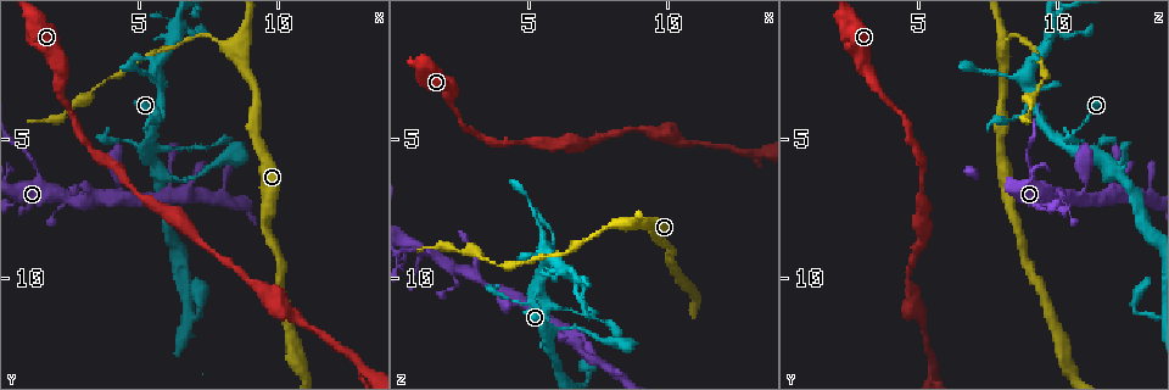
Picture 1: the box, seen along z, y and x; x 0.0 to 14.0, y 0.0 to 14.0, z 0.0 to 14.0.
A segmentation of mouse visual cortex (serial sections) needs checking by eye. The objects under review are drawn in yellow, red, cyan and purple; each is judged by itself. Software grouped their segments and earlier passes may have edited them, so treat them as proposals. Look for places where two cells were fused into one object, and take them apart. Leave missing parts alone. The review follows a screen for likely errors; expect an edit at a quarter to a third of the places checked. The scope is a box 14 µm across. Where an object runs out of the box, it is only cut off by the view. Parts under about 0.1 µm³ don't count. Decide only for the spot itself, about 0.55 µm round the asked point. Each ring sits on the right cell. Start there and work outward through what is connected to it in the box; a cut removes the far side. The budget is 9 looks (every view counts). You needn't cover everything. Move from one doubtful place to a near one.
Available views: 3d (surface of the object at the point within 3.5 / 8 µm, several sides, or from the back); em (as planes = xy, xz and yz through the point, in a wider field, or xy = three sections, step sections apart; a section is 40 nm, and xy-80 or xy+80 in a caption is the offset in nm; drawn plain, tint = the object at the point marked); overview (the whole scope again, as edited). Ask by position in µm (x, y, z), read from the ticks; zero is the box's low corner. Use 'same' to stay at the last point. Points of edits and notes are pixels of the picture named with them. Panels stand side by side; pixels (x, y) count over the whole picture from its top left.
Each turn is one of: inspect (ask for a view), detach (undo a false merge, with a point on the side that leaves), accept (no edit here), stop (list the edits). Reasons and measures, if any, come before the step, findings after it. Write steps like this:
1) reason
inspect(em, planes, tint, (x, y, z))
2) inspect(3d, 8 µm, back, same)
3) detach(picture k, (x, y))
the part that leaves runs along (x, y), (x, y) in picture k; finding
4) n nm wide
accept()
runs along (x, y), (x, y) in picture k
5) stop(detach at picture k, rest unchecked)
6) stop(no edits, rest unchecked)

sudden change in width
inspect(3d, 3.5 µm, (1.4, 6.0, 9.1))

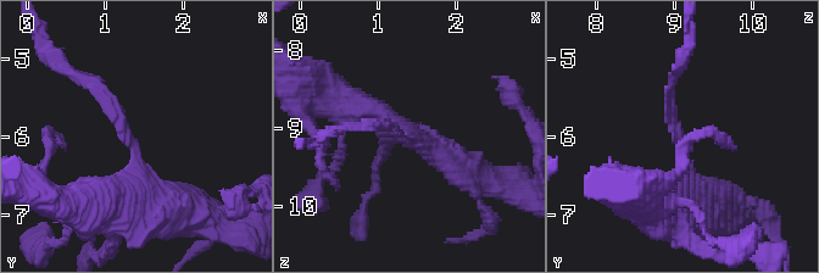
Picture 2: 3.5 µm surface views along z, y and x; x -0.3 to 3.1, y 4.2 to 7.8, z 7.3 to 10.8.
arms of 100, 300 nm
inspect(em, xy, step 2, tint, (1.35, 6.00, 9.10))

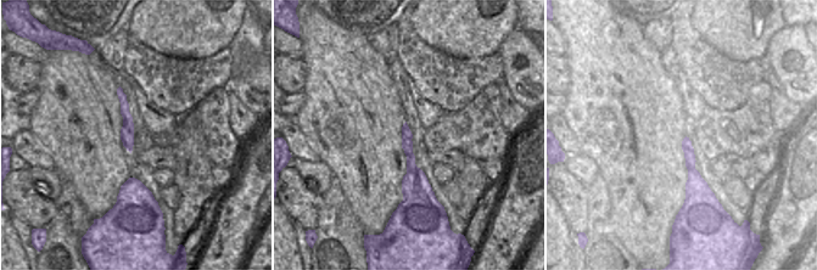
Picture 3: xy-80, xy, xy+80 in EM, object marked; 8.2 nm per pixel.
another direction
inspect(em, planes, tint, same)

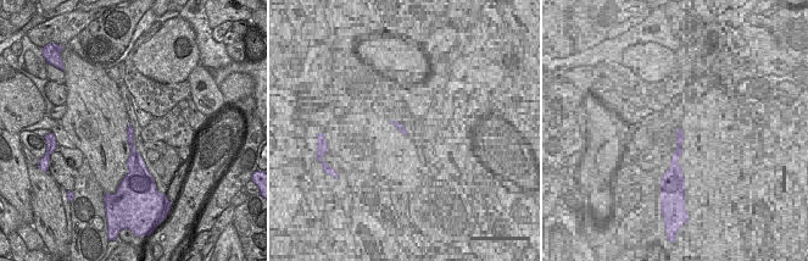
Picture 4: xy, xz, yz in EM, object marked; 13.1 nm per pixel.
detach(picture 2, (109, 102))
the part that leaves runs along (129, 138), (115, 107), (48, 55) in picture 2; two cells meet here

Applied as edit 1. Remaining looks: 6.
inspect(overview)

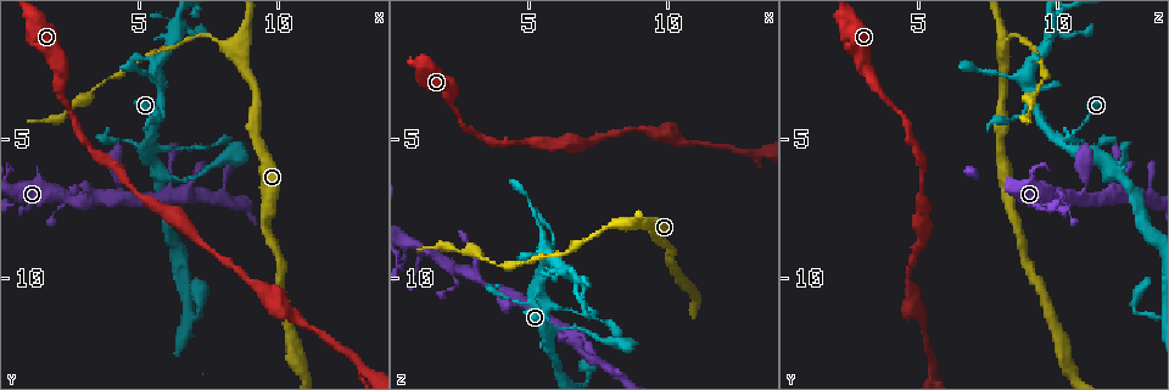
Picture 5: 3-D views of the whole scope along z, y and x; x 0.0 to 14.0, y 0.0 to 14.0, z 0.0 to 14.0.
a fork
inspect(3d, 8 µm, (2.8, 7.2, 9.9))

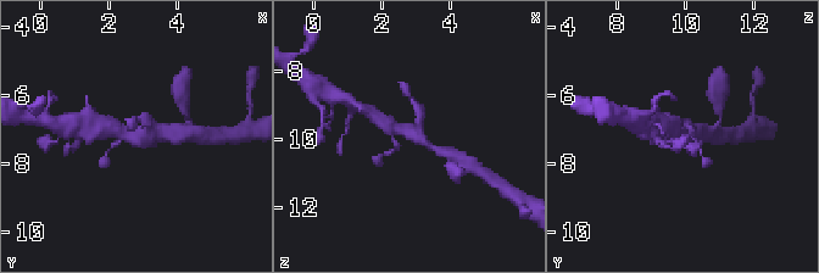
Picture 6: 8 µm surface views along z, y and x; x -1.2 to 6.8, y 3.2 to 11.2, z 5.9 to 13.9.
shape alone is not enough
inspect(em, xy, step 1, tint, (2.9, 7.2, 9.9))

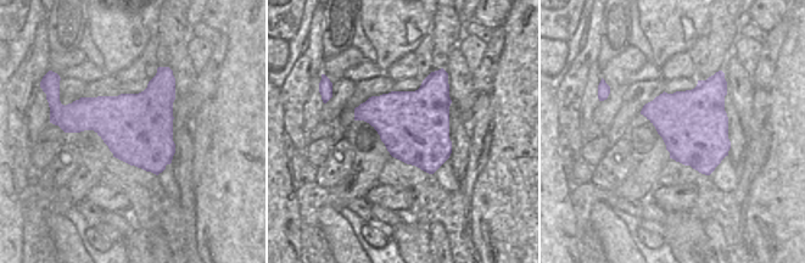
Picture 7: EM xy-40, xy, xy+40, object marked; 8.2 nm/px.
accept()
continuous, no second cell

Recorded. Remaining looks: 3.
three arms meet
inspect(3d, 3.5 µm, back, (5.7, 3.4, 9.0))

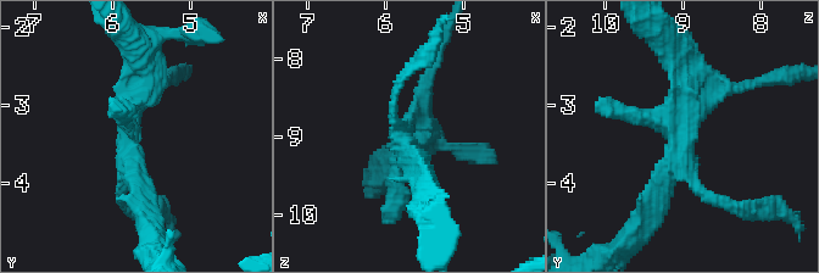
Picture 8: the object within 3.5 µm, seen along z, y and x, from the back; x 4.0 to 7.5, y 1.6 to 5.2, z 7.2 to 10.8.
accept()
runs along (656, 202), (684, 134), (680, 56) in picture 8; one cell here

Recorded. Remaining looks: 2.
three arms meet
inspect(3d, 3.5 µm, (13.2, 13.4, 5.5))

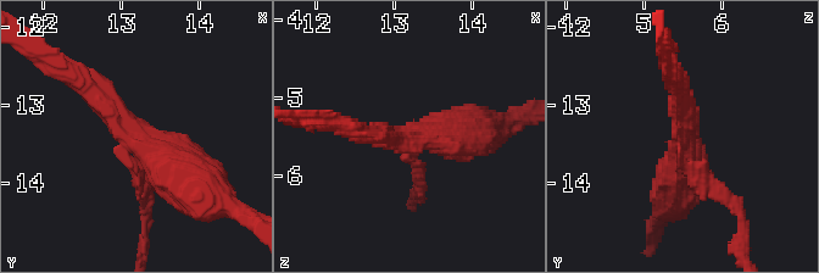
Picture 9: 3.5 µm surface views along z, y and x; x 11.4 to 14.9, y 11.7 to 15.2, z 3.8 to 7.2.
3 arms; arms of 150, 250, 600 nm; now the EM
inspect(em, xy, step 1, tint, (13.25, 13.35, 5.50))

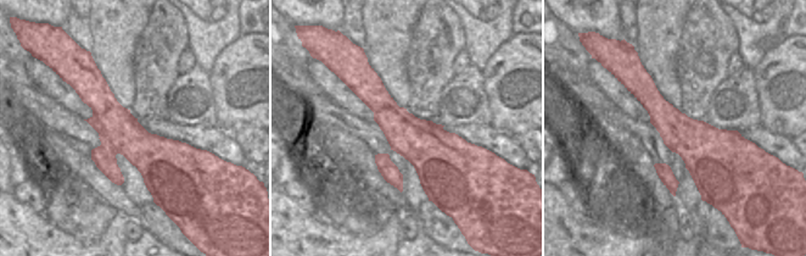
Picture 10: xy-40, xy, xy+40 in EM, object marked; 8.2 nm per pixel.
detach(picture 9, (146, 190))
two cells meet here

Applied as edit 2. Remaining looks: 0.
stop(detach at picture 2, detach at picture 9, rest unchecked)

